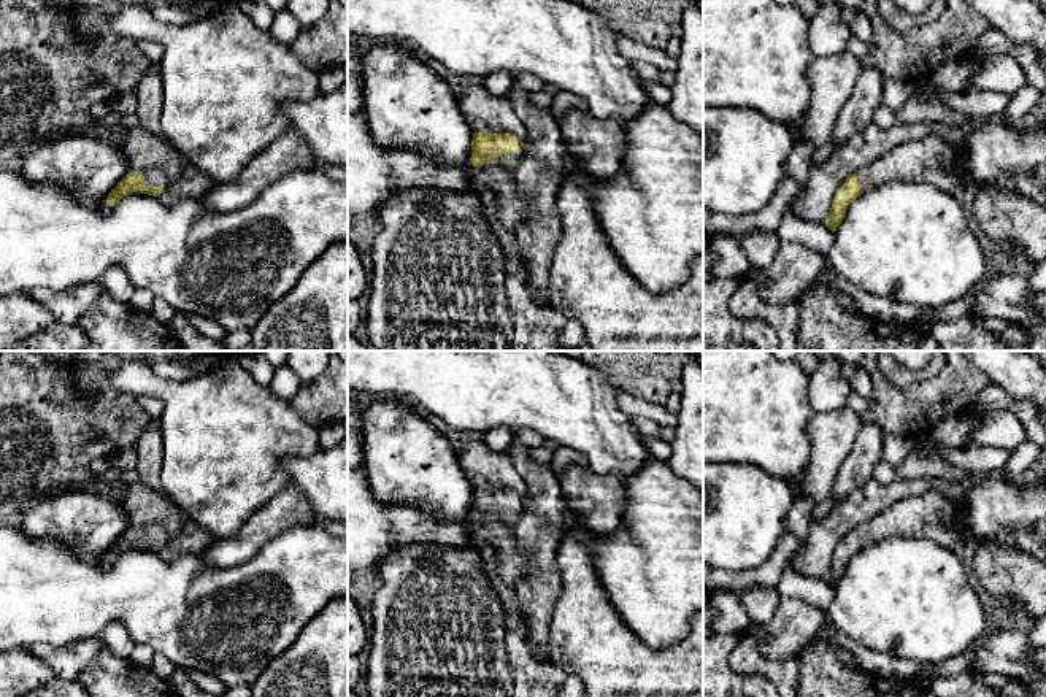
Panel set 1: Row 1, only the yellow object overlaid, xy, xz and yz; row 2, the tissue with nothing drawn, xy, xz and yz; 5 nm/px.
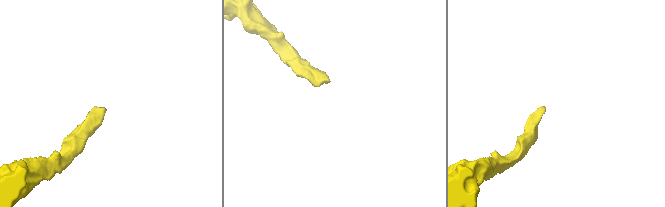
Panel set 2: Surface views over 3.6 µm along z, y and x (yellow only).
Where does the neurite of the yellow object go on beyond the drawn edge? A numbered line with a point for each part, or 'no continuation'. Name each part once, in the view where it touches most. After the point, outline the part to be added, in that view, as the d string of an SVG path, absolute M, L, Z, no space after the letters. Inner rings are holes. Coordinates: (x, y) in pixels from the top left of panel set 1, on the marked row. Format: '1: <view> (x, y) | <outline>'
1: xy (154, 177) | M152 167L144 170L143 175L144 175L144 183L149 187L157 187L157 186L167 187L170 184L170 179L163 168Z

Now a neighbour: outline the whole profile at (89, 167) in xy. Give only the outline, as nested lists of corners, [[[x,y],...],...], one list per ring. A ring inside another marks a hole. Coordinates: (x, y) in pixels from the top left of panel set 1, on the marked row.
[[[73,132],[40,146],[19,173],[33,184],[56,183],[83,205],[100,206],[129,170],[121,146],[90,132]]]

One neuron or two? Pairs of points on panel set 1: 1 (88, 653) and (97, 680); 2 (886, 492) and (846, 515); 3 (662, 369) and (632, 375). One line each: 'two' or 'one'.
1: two
2: one
3: one

